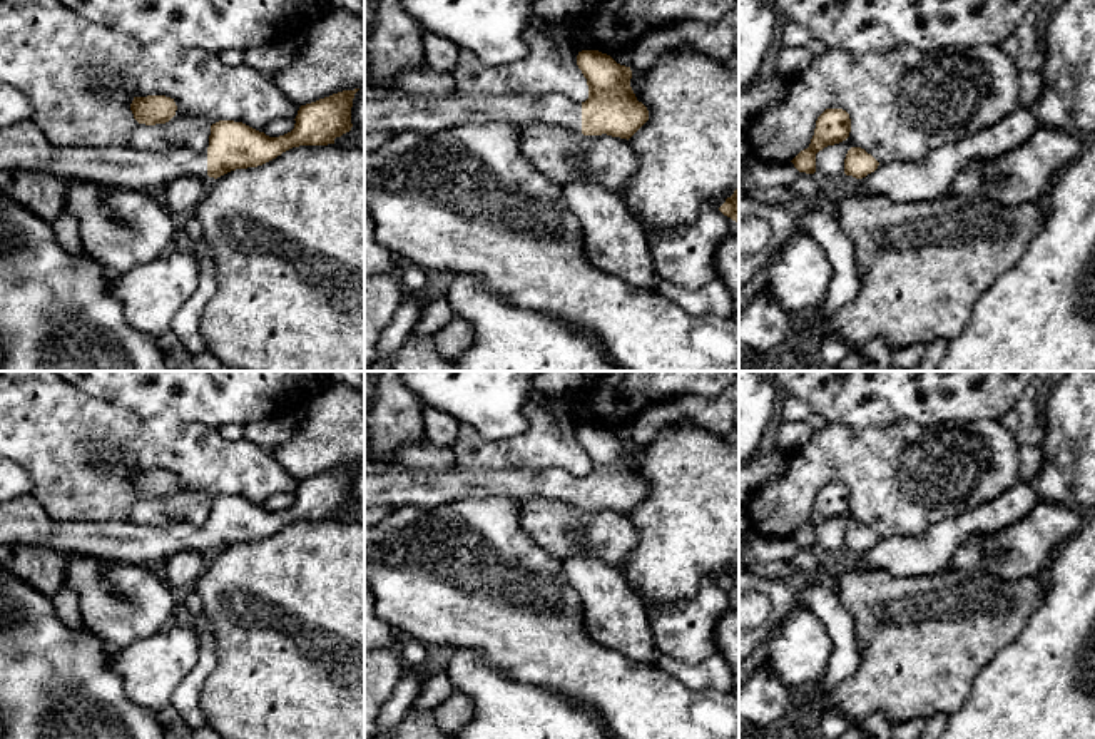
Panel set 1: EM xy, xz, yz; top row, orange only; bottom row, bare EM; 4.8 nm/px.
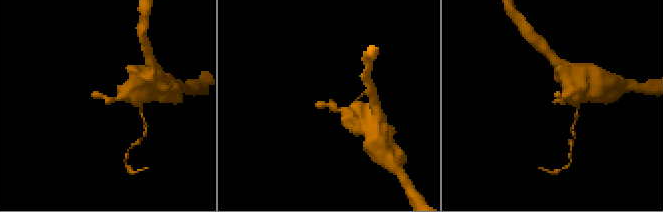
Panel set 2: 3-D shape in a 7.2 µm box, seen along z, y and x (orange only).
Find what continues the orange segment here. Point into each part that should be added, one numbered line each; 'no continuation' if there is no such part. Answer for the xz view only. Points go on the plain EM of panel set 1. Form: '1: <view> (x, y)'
1: xz (422, 487)

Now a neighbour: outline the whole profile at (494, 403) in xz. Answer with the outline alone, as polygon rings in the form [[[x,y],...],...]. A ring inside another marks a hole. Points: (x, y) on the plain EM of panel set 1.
[[[400,371],[421,401],[473,426],[488,441],[515,438],[528,428],[525,405],[542,371]]]

